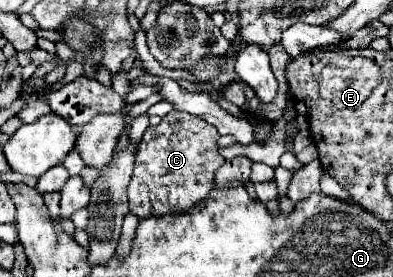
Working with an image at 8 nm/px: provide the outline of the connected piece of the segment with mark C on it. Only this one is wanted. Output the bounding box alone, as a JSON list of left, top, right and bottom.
[128,111,224,219]

